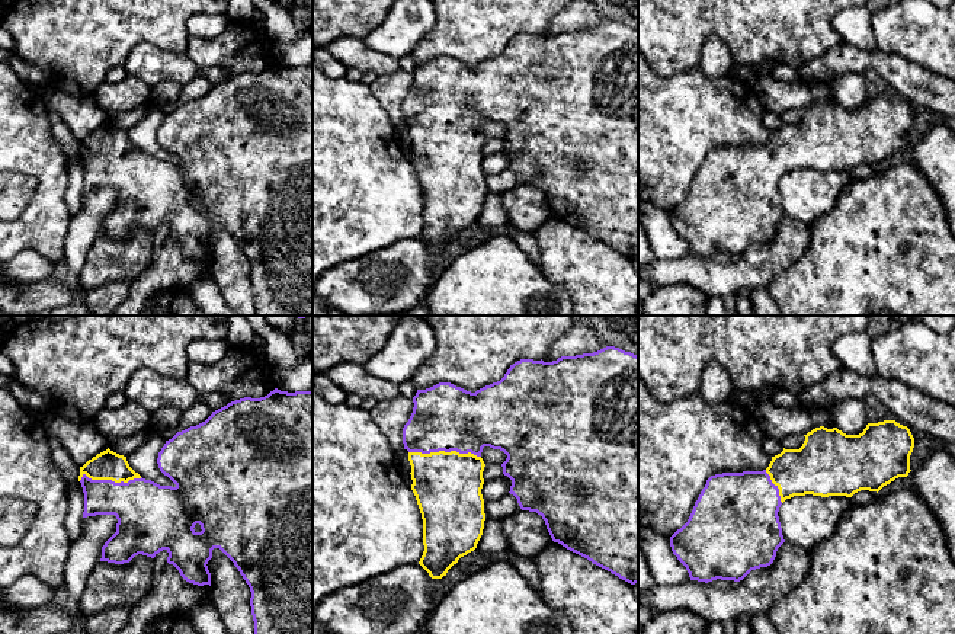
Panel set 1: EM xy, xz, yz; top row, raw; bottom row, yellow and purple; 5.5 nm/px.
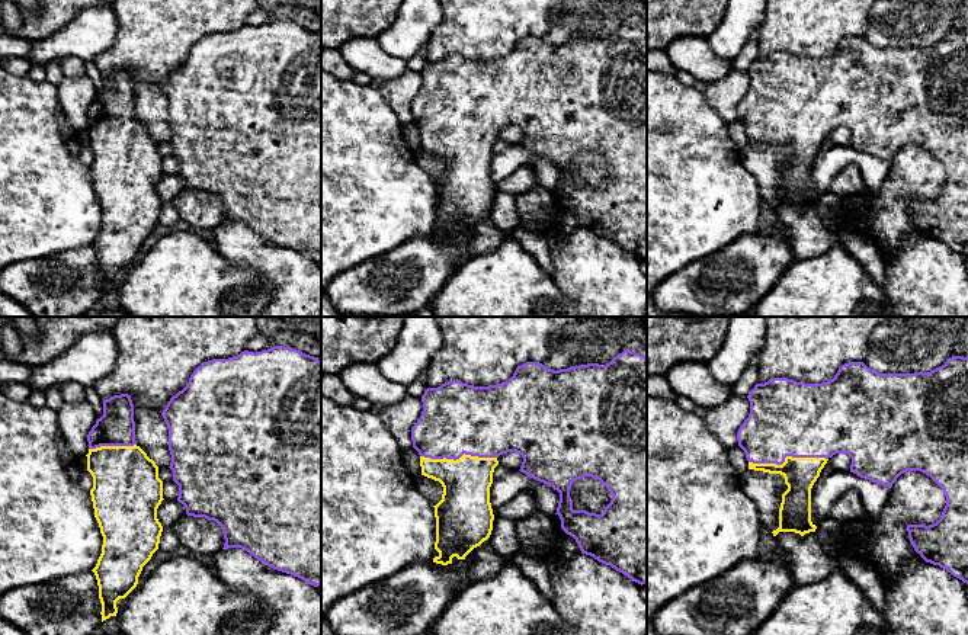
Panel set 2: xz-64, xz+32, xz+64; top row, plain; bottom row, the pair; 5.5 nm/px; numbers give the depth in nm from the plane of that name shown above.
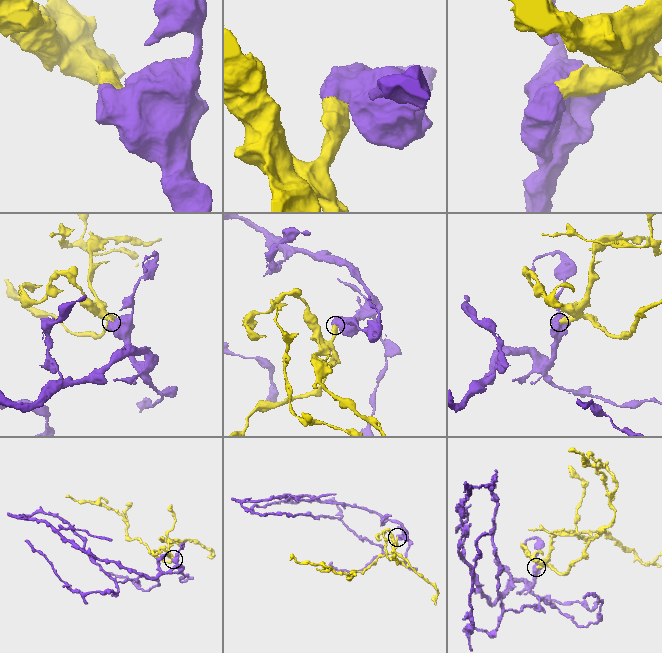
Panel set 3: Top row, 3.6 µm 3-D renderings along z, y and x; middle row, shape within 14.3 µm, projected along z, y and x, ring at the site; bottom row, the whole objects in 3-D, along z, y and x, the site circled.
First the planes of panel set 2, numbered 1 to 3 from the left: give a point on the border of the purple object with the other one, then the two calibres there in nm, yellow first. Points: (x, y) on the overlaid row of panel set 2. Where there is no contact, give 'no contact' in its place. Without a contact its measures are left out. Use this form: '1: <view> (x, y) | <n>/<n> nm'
1: xz-64 (112, 446) | 380/200 nm
2: xz+32 (458, 459) | 280/400 nm
3: xz+64 (787, 456) | 180/420 nm

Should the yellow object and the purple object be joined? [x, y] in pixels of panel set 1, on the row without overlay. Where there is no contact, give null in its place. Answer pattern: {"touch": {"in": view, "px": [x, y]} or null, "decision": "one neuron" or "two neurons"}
{"touch": {"in": "xz", "px": [444, 125]}, "decision": "one neuron"}

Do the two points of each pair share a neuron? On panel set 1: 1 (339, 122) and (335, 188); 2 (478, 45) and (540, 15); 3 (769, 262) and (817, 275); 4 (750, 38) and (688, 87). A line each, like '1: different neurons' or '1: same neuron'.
1: same neuron
2: same neuron
3: different neurons
4: different neurons

